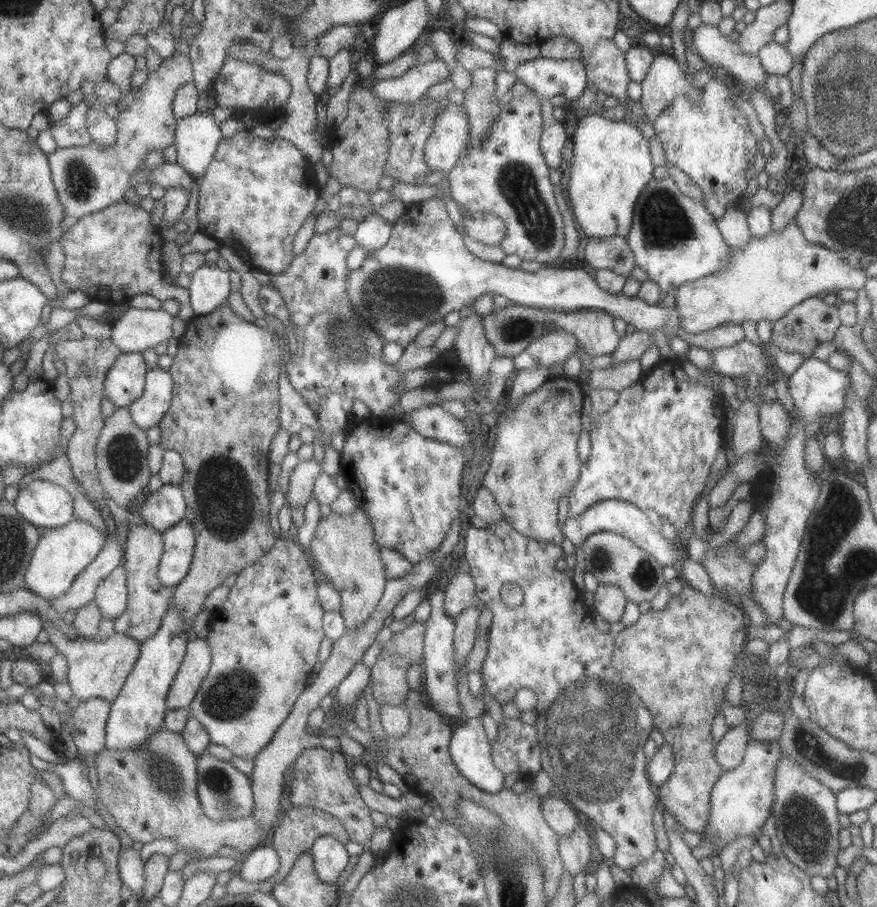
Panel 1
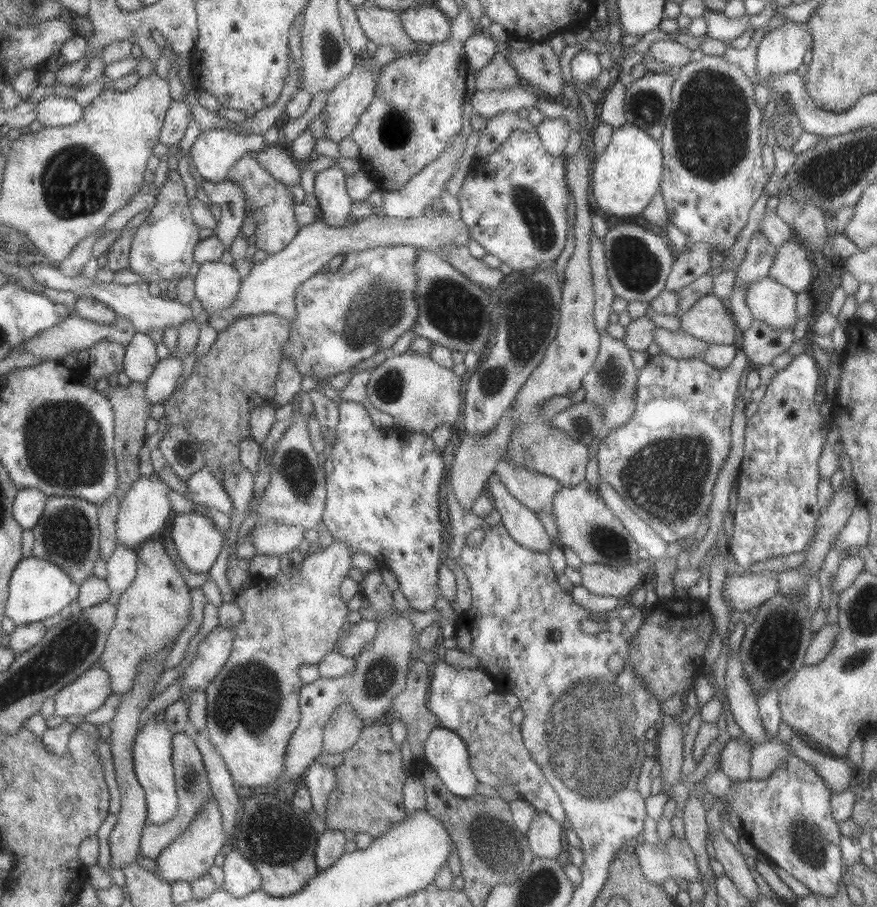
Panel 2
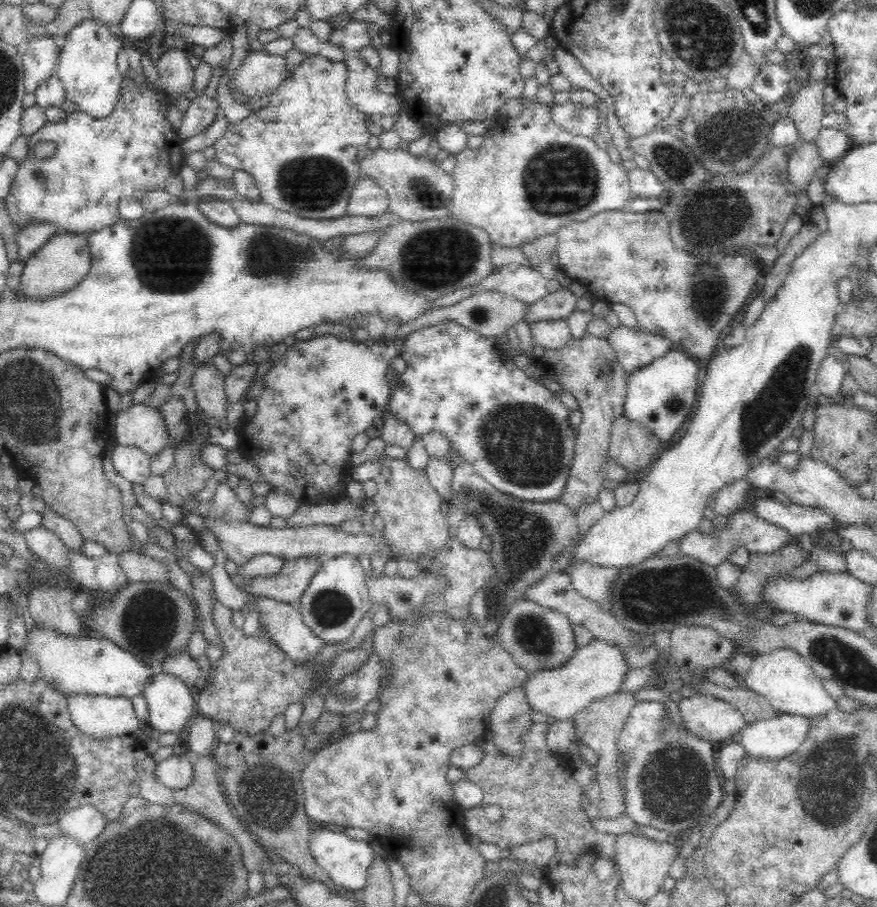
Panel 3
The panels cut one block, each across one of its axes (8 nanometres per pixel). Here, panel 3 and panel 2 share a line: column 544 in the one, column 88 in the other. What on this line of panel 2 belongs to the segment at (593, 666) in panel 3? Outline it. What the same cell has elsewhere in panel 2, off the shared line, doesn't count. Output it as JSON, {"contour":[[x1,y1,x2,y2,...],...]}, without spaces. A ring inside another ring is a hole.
{"contour":[[99,665,57,694,57,716,88,716,100,710,111,695,117,694,113,676]]}

